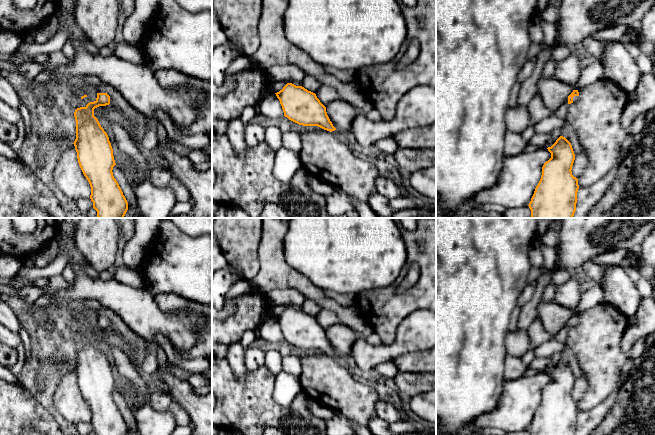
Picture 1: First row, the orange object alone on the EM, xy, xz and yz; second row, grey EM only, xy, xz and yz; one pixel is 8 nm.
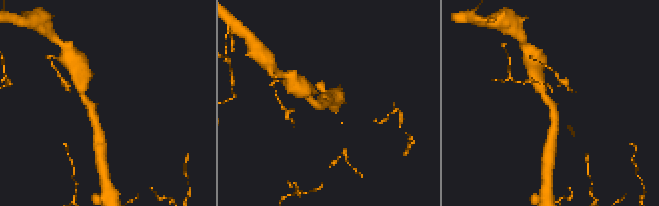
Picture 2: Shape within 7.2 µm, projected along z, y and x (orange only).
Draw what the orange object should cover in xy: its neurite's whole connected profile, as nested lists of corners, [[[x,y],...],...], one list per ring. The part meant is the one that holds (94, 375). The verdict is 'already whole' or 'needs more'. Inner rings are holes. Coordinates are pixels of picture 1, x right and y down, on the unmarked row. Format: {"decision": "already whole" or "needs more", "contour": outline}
{"decision": "already whole", "contour": [[[97,317],[94,326],[74,336],[75,374],[79,390],[91,411],[90,423],[96,435],[127,435],[128,426],[113,400],[116,389],[109,361],[94,340],[94,333],[110,328],[107,317]]]}

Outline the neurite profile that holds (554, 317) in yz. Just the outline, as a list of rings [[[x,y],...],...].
[[[554,300],[540,302],[538,312],[544,329],[553,338],[562,328],[568,328],[568,320],[573,316],[573,311],[557,304]]]

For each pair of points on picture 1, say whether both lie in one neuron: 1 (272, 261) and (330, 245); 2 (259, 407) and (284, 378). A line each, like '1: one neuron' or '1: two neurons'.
1: two neurons
2: two neurons

